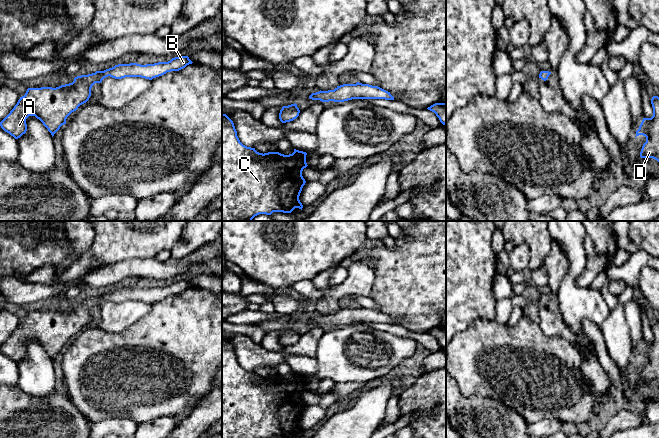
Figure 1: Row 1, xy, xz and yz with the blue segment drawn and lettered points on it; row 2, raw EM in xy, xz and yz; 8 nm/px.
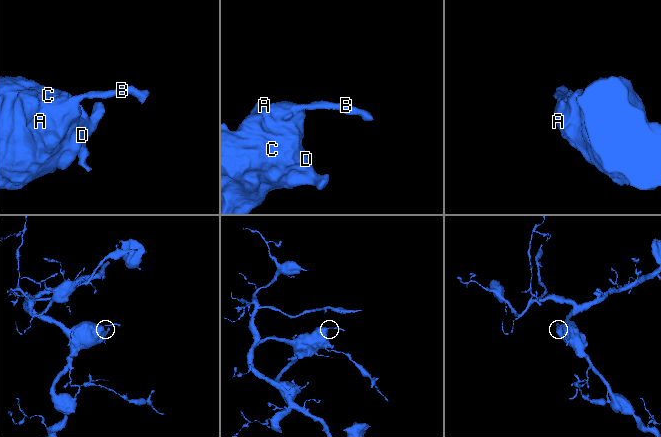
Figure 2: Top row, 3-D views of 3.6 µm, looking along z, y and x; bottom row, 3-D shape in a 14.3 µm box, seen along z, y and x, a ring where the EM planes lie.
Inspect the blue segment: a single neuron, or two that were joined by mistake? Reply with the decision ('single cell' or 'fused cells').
single cell

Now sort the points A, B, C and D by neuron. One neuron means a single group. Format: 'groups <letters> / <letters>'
groups A B C D

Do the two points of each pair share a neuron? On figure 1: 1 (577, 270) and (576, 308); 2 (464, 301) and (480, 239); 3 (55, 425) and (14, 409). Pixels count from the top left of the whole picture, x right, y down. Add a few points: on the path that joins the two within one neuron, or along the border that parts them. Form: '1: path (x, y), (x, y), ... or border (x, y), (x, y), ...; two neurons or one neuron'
1: path (571, 279), (572, 299); one neuron
2: path (464, 286), (465, 254); one neuron
3: path (45, 425), (30, 425), (24, 419); one neuron

